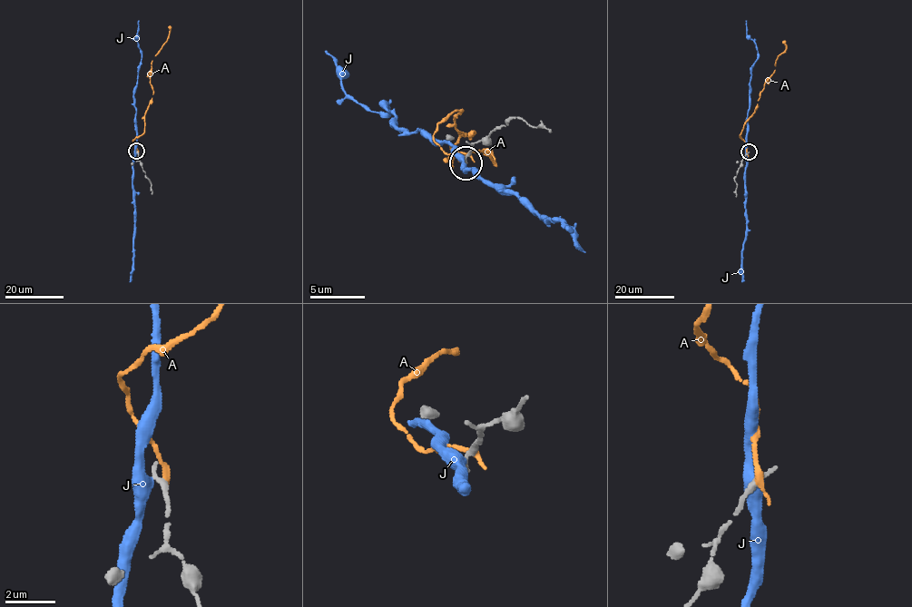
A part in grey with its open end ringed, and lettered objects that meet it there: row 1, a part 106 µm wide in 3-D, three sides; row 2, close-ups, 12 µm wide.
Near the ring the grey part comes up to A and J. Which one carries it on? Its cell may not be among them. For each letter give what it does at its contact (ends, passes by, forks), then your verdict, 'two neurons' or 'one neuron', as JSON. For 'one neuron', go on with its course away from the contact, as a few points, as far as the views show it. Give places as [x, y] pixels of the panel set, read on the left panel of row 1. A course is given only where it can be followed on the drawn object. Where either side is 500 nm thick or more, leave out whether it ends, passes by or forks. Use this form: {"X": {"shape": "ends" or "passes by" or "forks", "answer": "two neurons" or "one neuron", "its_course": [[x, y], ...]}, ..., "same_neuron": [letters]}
{"A": {"shape": "ends", "answer": "two neurons"}, "J": {"shape": "passes by", "answer": "two neurons"}, "same_neuron": []}

